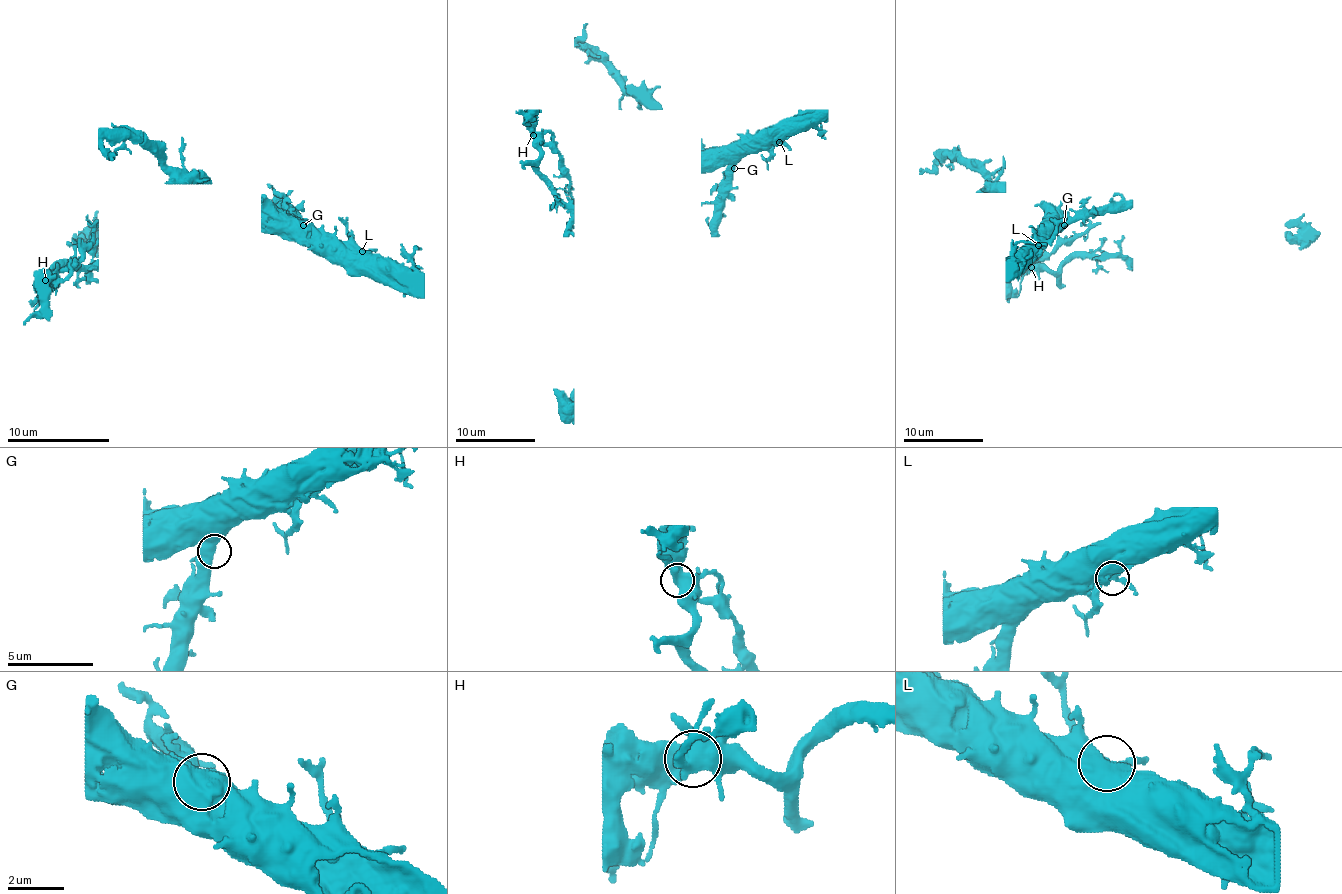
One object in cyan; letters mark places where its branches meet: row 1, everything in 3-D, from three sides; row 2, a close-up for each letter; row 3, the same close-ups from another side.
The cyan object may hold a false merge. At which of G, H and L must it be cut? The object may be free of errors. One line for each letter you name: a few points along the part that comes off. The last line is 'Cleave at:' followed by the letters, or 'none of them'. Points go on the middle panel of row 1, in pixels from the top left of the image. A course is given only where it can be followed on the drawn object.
H: Course of the part to remove: (533, 134), (539, 142), (549, 144), (559, 154), (563, 174), (569, 180), (569, 192), (565, 186)
Cleave at: H

